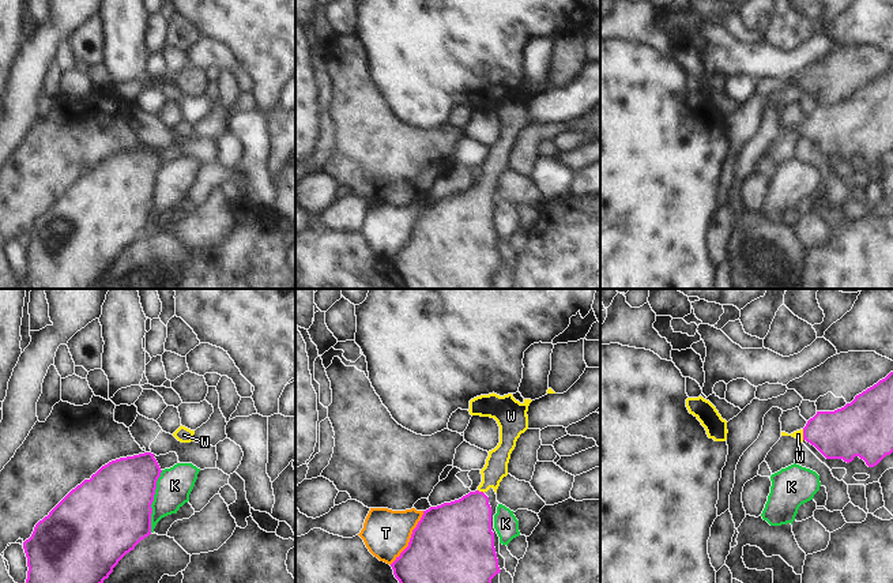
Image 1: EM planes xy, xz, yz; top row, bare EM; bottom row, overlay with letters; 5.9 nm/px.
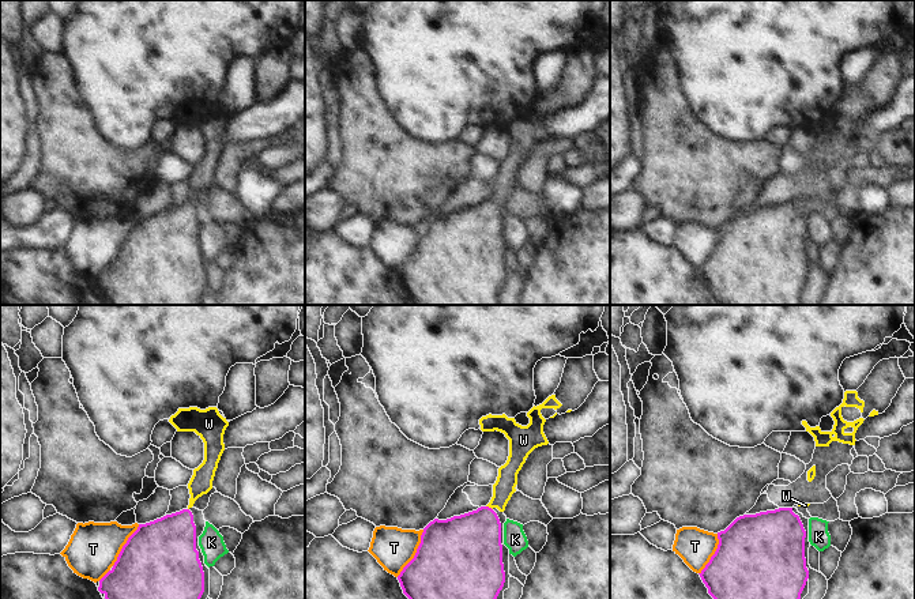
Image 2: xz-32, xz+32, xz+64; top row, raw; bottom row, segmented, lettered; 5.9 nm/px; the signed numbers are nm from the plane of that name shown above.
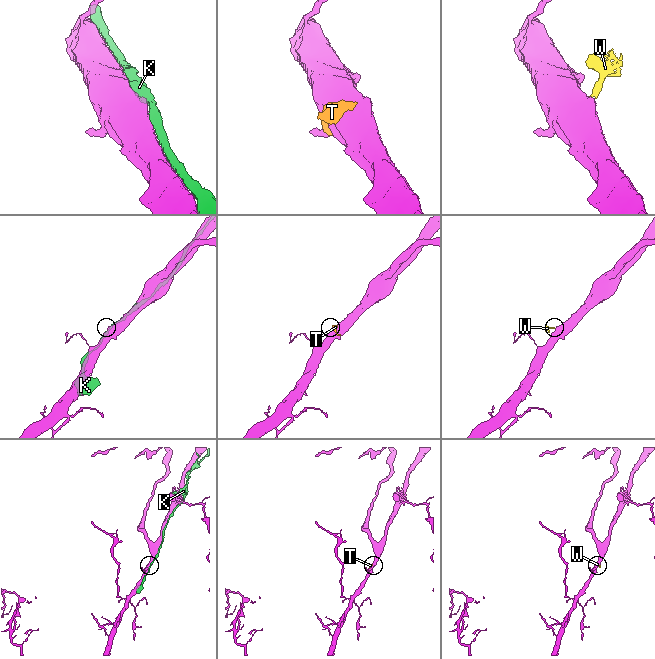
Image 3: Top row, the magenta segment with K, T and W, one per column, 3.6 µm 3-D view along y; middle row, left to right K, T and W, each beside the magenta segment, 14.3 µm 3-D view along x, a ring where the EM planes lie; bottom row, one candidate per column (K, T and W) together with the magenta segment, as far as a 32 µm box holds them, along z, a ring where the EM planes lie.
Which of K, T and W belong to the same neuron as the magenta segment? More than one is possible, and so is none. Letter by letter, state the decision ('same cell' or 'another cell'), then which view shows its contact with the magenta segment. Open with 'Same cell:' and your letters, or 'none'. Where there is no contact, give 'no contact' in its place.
Same cell: W
K: another cell; meets magenta in xy
T: another cell; meets magenta in xz
W: same cell; meets magenta in yz

